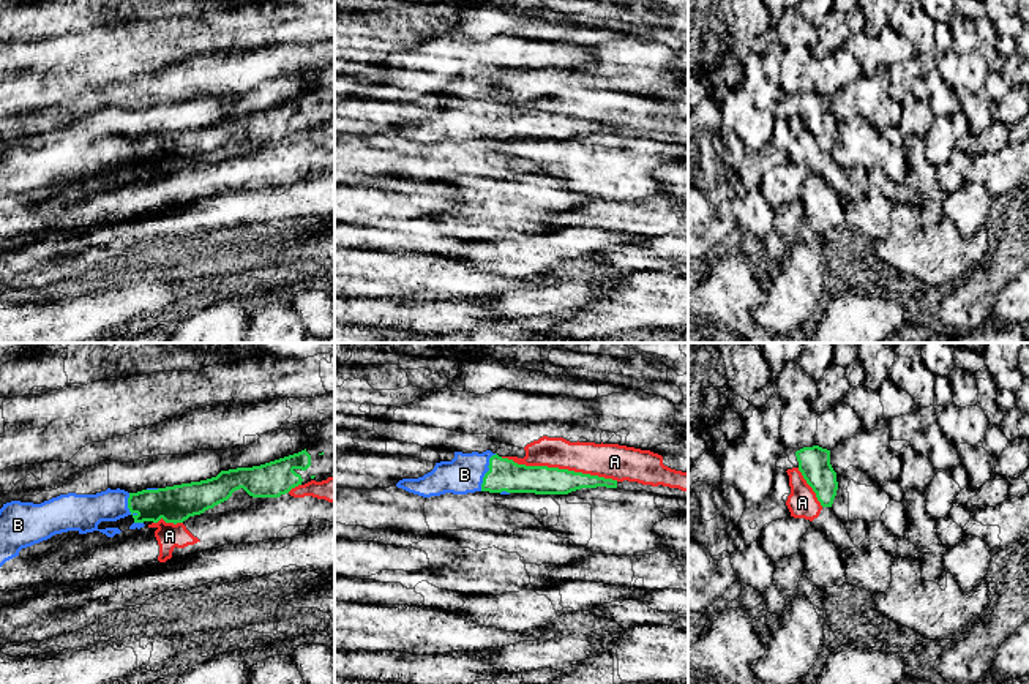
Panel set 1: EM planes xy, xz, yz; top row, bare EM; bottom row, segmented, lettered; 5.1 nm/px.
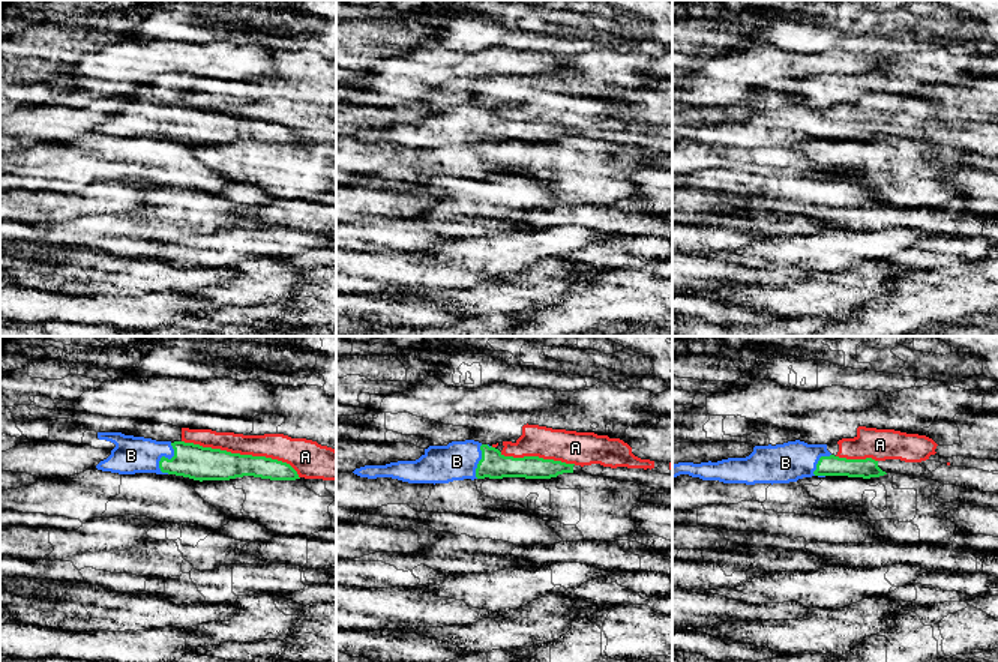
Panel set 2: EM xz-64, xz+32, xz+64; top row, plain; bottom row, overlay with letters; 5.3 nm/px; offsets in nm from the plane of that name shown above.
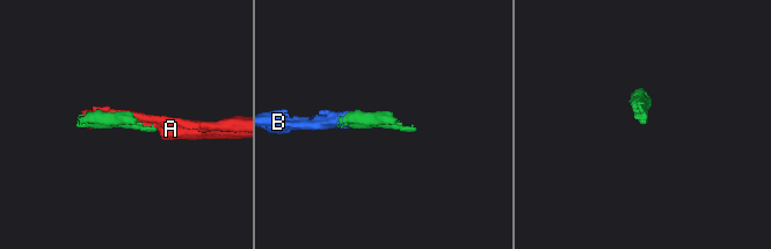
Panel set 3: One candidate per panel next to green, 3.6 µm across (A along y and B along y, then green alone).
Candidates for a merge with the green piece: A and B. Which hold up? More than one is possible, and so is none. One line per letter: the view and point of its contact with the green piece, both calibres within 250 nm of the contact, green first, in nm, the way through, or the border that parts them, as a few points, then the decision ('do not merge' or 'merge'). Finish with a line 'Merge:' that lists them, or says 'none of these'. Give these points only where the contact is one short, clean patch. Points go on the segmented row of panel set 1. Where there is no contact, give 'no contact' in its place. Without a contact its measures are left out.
A: contact xz (557, 468); calibres 160 and 180 nm; do not merge
B: contact xz (488, 471); calibres 170 and 190 nm; way xz (504, 474), (488, 471), (464, 474); merge
Merge: B

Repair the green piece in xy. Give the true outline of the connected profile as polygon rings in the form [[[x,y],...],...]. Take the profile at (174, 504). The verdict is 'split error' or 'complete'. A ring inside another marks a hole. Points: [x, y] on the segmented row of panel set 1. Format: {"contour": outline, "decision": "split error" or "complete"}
{"contour": [[[305,450],[253,468],[237,468],[221,471],[216,477],[181,483],[166,488],[147,488],[137,493],[128,493],[125,490],[110,490],[96,494],[60,494],[41,504],[11,501],[0,509],[0,567],[19,556],[22,548],[32,547],[43,540],[51,539],[55,534],[77,531],[87,534],[99,531],[107,537],[114,537],[122,531],[118,528],[99,529],[101,521],[117,521],[131,515],[134,523],[129,529],[144,528],[145,521],[158,523],[161,518],[166,523],[183,523],[189,517],[200,515],[208,509],[227,501],[234,491],[243,488],[253,498],[279,498],[289,493],[292,488],[301,485],[303,479],[297,474],[297,469],[306,471],[311,466],[311,455]]], "decision": "split error"}

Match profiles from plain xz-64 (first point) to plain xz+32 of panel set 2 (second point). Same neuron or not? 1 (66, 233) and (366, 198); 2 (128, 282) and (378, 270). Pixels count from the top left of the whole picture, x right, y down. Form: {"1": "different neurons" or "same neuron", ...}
{"1": "different neurons", "2": "same neuron"}

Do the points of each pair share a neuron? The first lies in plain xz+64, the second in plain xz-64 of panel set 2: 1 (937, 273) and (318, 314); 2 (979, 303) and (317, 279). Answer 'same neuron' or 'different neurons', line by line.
1: same neuron
2: same neuron

